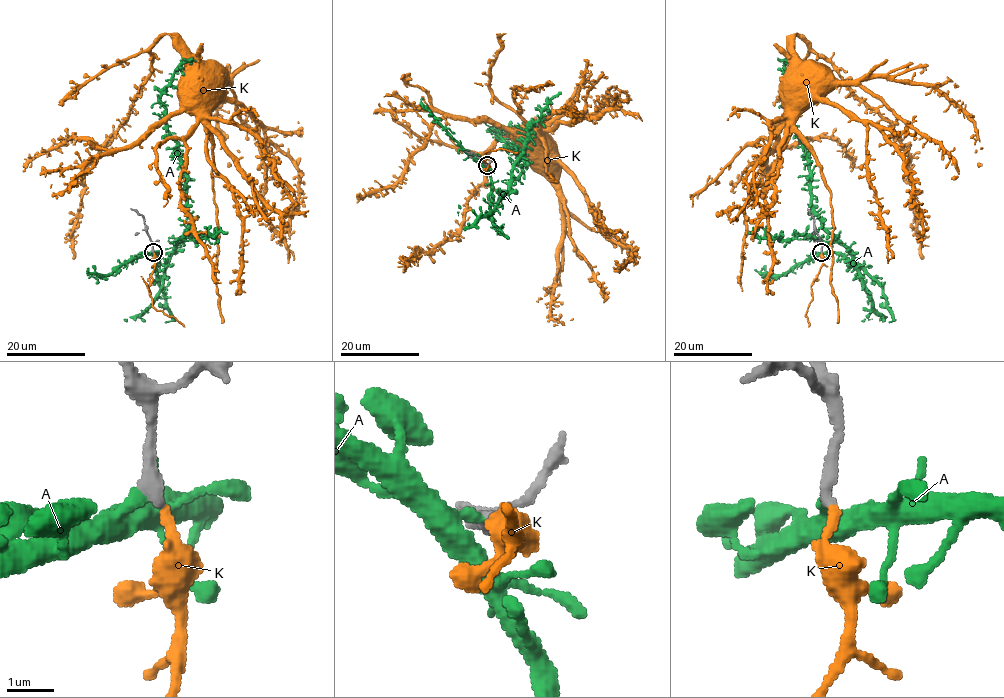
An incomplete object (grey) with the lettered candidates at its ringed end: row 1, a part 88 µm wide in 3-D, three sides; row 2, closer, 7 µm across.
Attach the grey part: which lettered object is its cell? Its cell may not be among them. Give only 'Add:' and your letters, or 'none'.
Add: K

